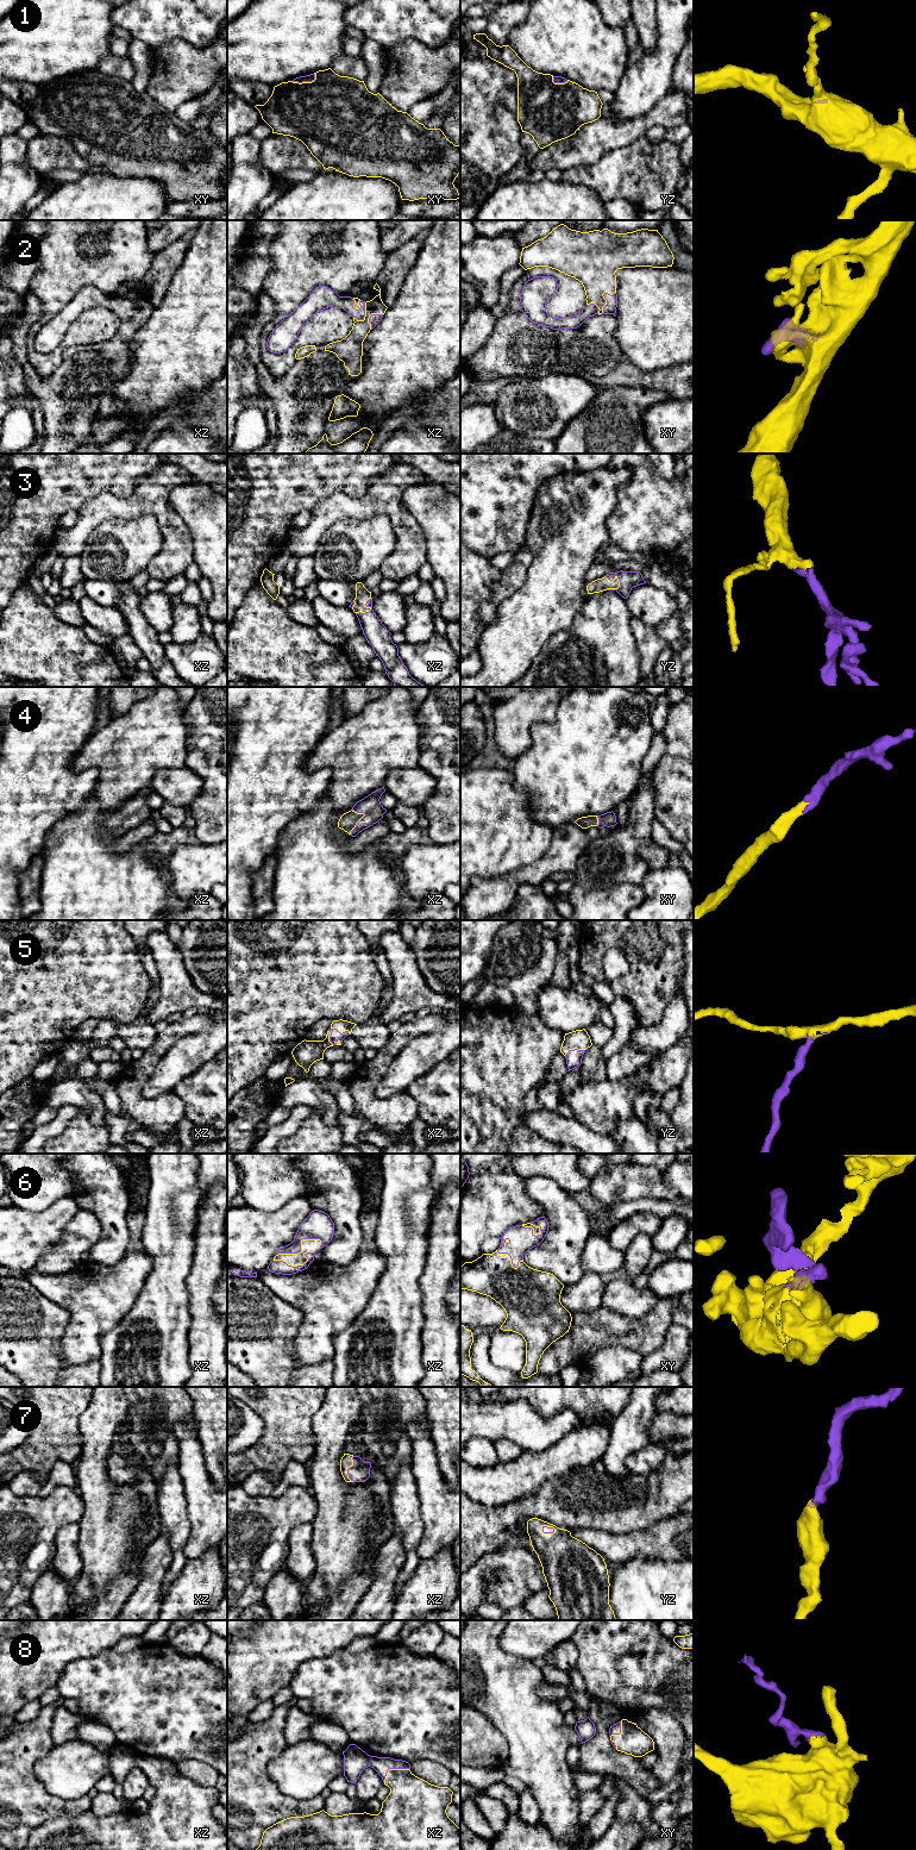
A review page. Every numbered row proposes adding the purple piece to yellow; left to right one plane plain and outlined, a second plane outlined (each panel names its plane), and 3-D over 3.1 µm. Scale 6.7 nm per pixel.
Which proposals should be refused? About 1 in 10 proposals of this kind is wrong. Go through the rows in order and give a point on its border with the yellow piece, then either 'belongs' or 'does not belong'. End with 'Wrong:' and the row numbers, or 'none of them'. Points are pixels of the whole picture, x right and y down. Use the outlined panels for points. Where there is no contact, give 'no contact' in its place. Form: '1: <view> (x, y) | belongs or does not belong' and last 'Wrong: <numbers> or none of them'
1: xy (305, 82) | belongs
2: xy (603, 298) | belongs
3: yz (615, 577) | belongs
4: xz (357, 822) | belongs
5: yz (573, 1049) | belongs
6: xz (302, 1264) | belongs
7: xz (347, 1468) | belongs
8: xz (393, 1769) | belongs
Wrong: none of them

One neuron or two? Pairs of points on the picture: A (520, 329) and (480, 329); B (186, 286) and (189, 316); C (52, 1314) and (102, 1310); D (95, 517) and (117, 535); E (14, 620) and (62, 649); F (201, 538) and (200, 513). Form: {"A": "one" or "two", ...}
{"A": "two", "B": "one", "C": "two", "D": "two", "E": "one", "F": "one"}

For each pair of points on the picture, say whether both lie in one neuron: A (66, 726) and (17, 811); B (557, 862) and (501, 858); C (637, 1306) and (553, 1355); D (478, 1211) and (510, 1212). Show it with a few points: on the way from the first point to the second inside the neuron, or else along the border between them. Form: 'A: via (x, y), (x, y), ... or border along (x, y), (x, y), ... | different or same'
A: via (44, 748), (19, 780), (19, 789) | same
B: border along (551, 838), (550, 847), (538, 858), (508, 872) | different
C: border along (601, 1306), (628, 1317), (642, 1317), (650, 1311) | different
D: via (487, 1211), (502, 1211) | same

